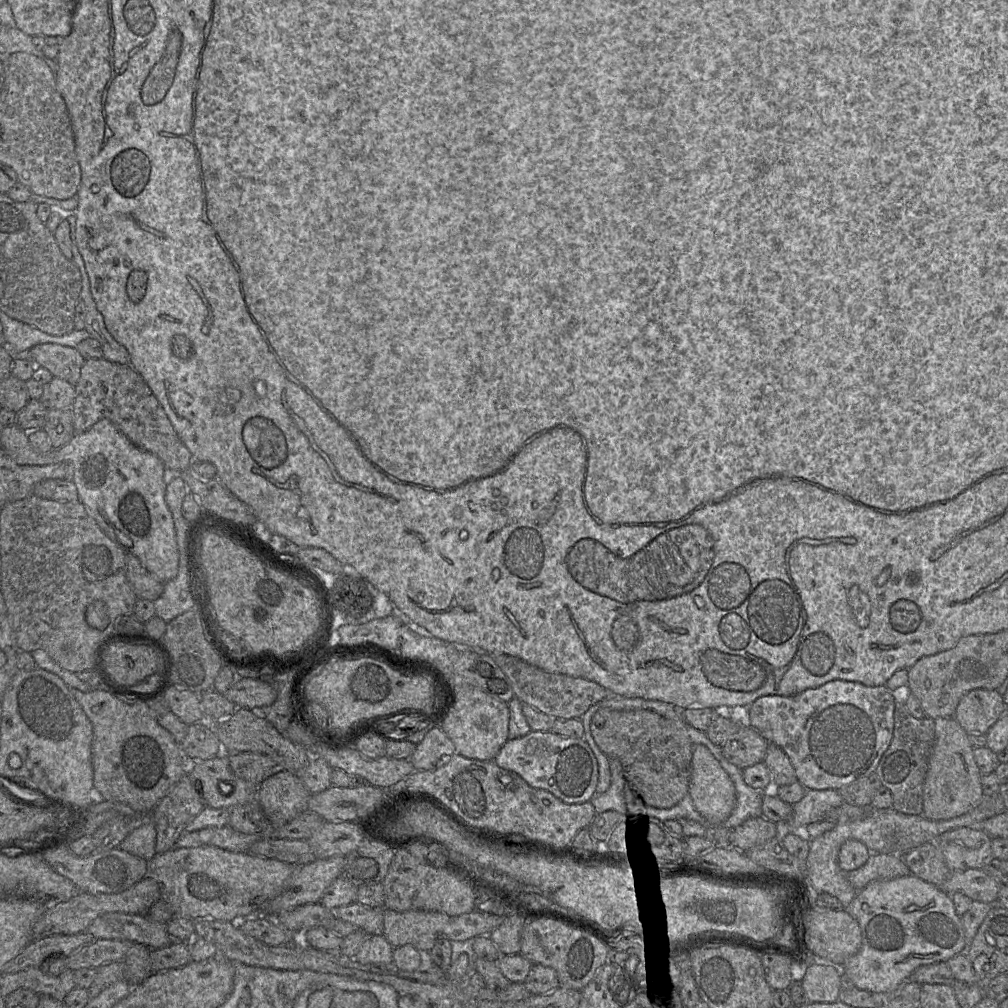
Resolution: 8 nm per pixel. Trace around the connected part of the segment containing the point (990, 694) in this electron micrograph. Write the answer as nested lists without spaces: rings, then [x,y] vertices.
[[[973,689],[960,699],[953,718],[968,734],[986,734],[1006,708],[997,689]]]

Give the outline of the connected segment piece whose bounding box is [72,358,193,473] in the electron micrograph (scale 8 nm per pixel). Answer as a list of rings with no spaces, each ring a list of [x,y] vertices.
[[[104,358],[86,359],[75,385],[75,400],[73,403],[74,429],[82,433],[91,428],[101,419],[109,419],[135,446],[151,452],[159,457],[170,473],[181,473],[192,463],[192,455],[185,444],[180,440],[163,407],[153,394],[142,376],[128,363],[119,364]]]

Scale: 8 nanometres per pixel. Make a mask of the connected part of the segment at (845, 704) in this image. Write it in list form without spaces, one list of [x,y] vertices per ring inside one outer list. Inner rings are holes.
[[[833,680],[792,696],[762,696],[748,707],[750,727],[769,744],[785,752],[795,770],[797,782],[806,790],[839,790],[875,773],[893,738],[894,710],[895,697],[885,685],[865,686],[846,680]]]

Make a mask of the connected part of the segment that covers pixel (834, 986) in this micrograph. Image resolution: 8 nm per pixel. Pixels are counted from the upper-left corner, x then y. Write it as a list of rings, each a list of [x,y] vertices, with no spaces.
[[[810,963],[801,981],[809,1003],[834,1003],[841,991],[841,967]]]

